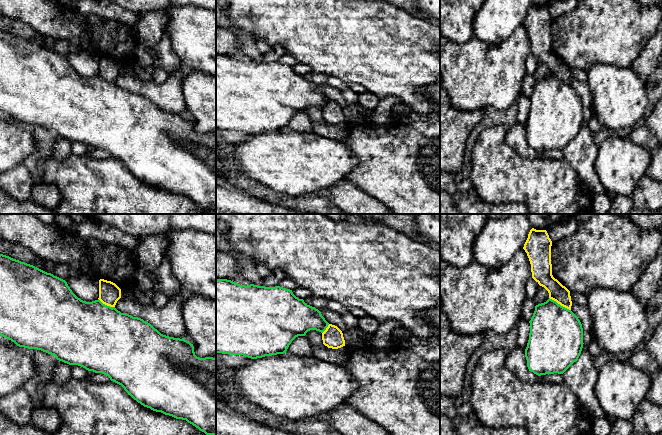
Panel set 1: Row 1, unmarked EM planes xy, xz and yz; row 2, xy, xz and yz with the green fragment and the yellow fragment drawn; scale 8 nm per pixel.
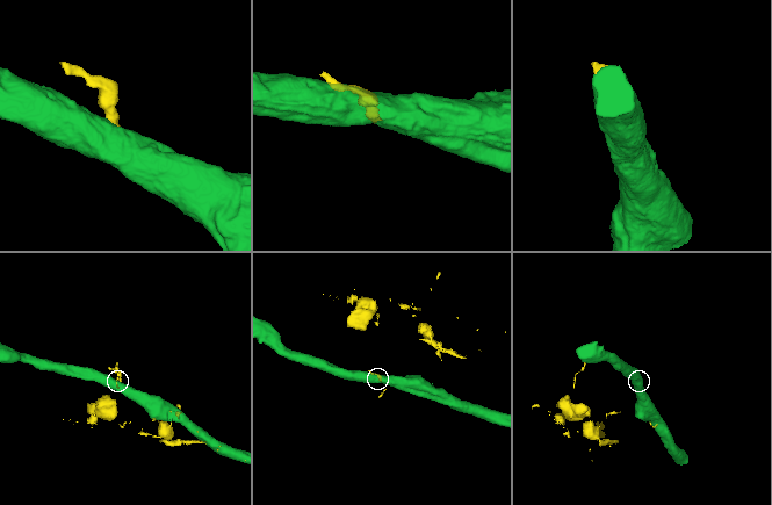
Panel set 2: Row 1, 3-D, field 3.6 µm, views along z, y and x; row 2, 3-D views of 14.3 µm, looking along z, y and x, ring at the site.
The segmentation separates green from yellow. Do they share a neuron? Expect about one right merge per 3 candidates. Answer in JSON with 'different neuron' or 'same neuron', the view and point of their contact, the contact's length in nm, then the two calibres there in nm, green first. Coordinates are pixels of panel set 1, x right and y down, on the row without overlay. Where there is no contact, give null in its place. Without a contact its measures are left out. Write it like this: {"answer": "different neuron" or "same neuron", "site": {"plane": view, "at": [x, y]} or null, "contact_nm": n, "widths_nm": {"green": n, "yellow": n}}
{"answer": "different neuron", "site": {"plane": "yz", "at": [559, 80]}, "contact_nm": 200, "widths_nm": {"green": 440, "yellow": 140}}

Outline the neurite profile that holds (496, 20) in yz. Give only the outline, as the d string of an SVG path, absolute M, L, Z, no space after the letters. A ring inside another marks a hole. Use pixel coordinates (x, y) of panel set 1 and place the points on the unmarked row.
M485 0L473 17L474 36L488 44L501 43L523 25L531 5L531 0Z

